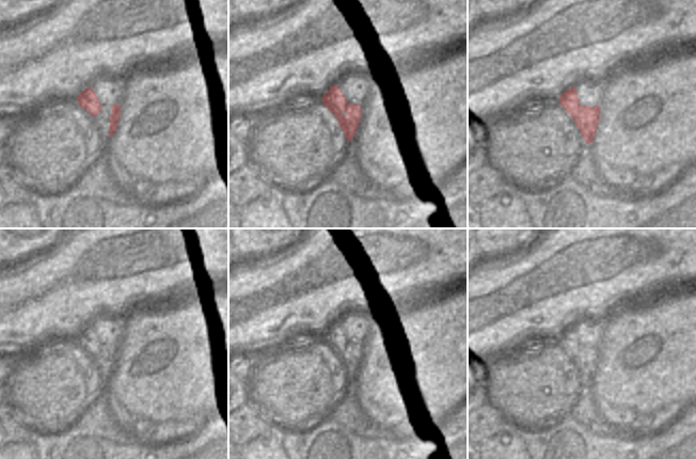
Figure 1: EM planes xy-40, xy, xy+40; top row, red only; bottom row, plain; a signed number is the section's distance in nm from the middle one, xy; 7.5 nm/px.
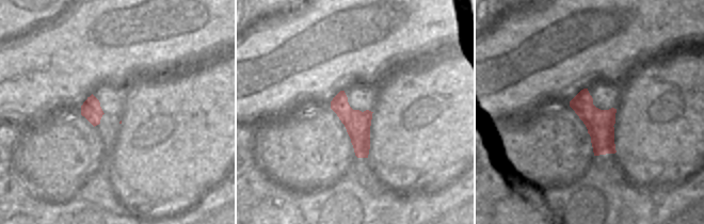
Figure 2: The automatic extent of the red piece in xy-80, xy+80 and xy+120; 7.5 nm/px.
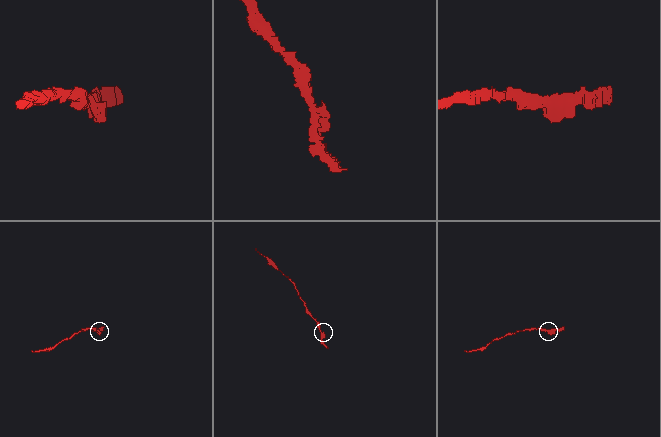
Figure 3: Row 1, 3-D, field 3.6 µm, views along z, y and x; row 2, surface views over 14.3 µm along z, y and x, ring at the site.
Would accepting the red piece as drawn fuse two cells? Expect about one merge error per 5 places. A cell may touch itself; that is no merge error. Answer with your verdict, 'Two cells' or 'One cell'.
One cell.

